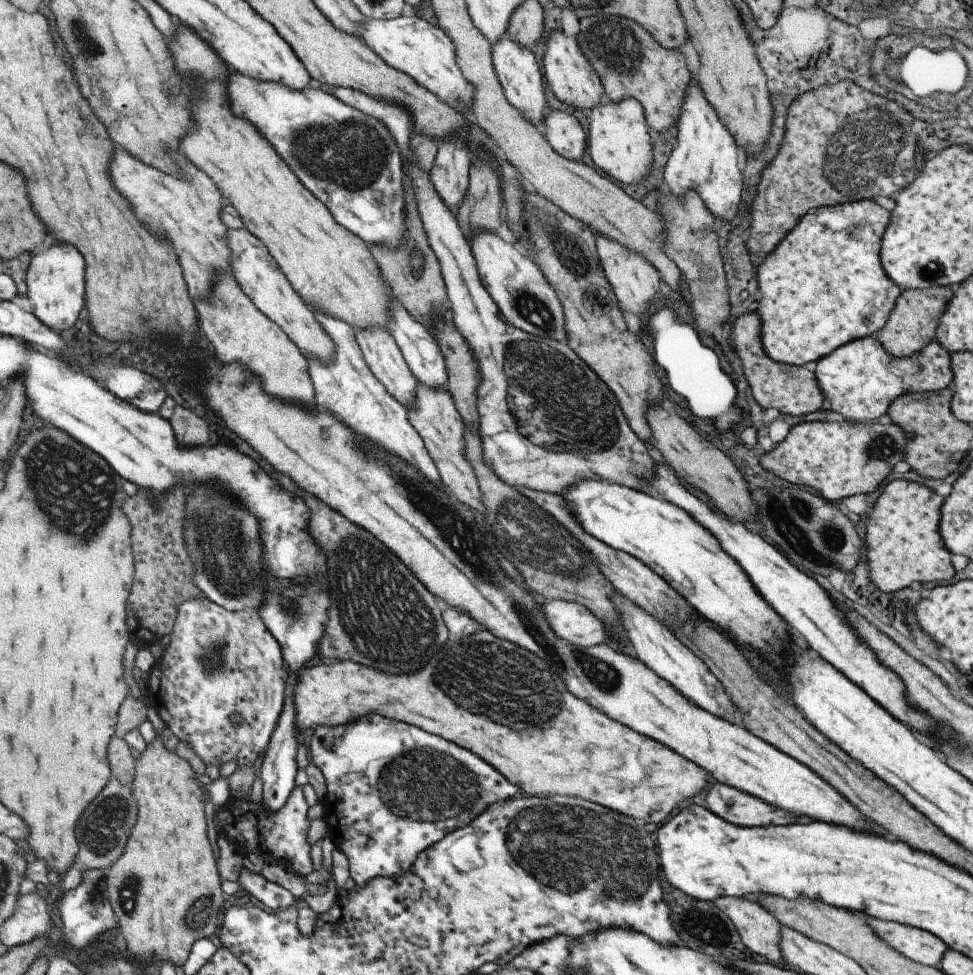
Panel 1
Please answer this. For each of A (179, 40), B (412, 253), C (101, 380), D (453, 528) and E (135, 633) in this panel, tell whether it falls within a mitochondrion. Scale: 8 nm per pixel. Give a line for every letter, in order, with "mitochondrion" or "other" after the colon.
A: other
B: mitochondrion
C: other
D: mitochondrion
E: other

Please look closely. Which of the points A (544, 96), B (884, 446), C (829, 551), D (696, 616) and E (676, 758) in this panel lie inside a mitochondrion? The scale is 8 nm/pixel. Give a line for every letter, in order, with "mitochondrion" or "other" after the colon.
A: other
B: mitochondrion
C: mitochondrion
D: other
E: other

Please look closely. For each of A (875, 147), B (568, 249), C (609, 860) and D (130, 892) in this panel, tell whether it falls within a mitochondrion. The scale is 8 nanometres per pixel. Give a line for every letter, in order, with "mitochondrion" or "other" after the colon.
A: mitochondrion
B: mitochondrion
C: mitochondrion
D: mitochondrion

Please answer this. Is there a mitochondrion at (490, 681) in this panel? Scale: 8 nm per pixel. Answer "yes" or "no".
yes

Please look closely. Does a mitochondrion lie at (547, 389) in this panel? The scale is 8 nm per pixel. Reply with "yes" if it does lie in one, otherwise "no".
yes

